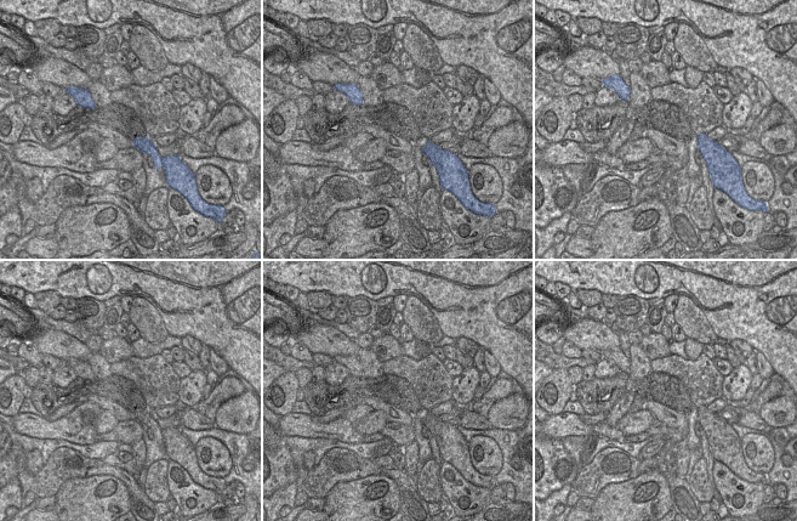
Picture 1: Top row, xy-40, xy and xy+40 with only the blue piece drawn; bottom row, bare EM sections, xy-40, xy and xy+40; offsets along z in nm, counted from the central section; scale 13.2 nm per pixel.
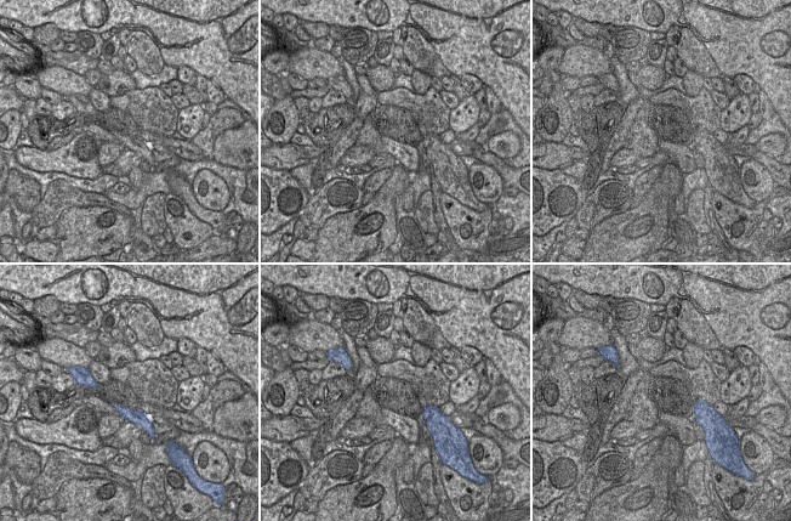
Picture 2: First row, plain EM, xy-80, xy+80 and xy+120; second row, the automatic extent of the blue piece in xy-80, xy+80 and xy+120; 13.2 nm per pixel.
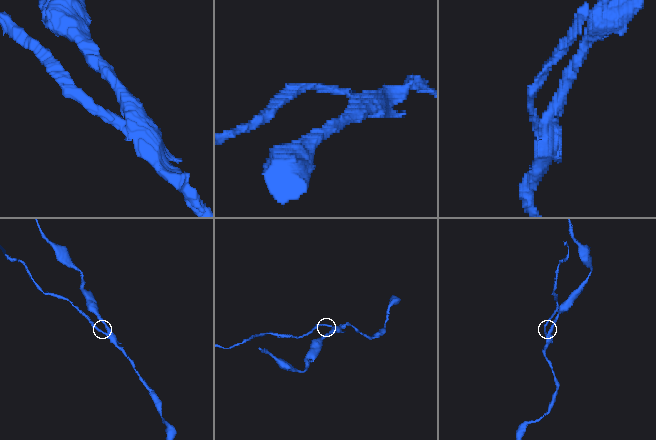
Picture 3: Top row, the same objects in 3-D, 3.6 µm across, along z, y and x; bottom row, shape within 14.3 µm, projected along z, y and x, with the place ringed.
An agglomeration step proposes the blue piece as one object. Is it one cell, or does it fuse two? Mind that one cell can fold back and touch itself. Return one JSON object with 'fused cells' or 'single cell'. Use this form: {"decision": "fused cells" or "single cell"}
{"decision": "fused cells"}

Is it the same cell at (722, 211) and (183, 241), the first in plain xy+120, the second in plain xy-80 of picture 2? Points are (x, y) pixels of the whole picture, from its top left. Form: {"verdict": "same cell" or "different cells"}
{"verdict": "same cell"}

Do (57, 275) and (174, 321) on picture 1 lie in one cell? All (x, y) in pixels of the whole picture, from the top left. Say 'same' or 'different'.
same

